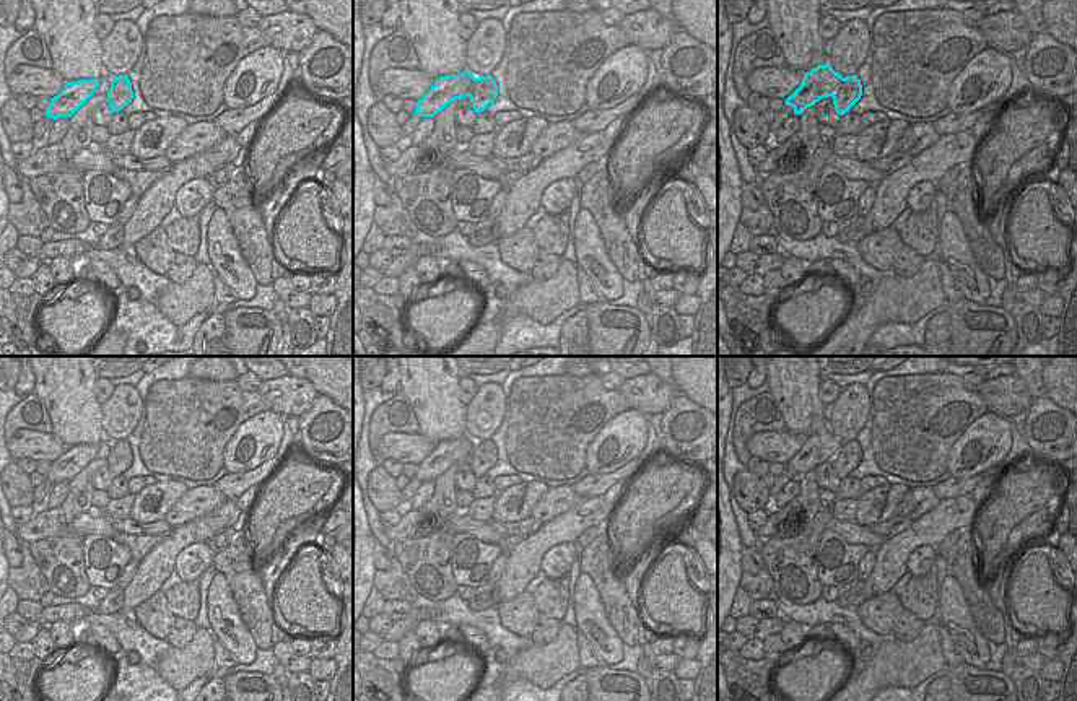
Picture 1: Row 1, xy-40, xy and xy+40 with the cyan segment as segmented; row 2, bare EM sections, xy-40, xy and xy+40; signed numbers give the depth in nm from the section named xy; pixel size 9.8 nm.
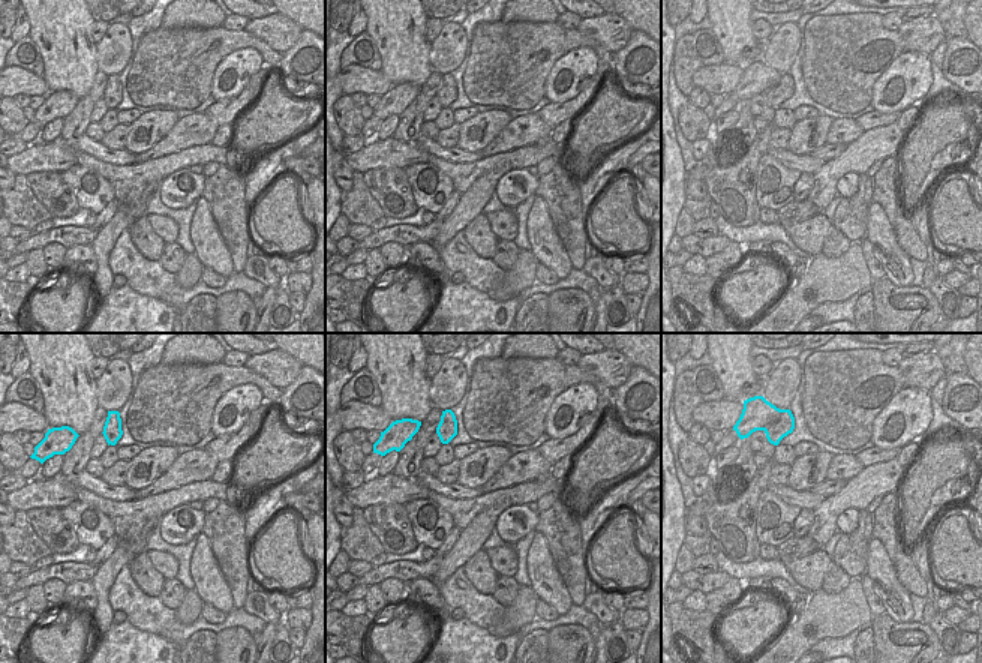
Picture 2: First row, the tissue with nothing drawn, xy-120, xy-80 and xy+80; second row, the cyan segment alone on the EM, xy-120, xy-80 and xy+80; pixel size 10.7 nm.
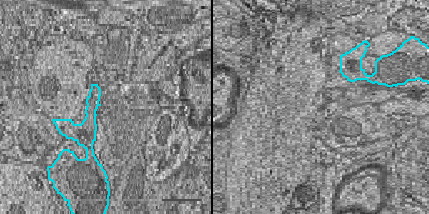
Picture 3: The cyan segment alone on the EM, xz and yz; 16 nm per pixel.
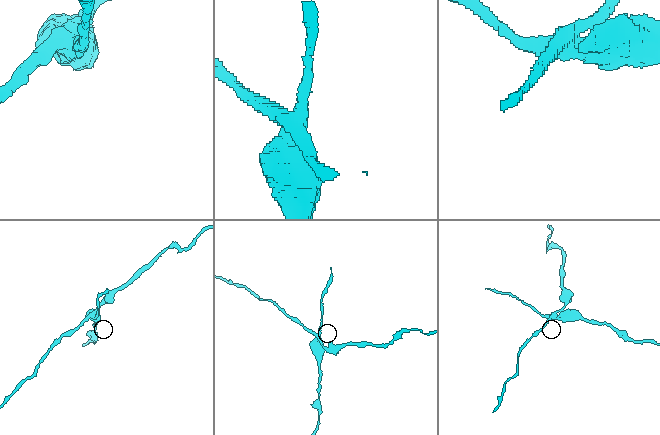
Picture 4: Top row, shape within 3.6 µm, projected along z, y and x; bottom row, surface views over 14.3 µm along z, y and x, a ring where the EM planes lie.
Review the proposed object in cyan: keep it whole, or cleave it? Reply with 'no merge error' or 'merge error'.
merge error

